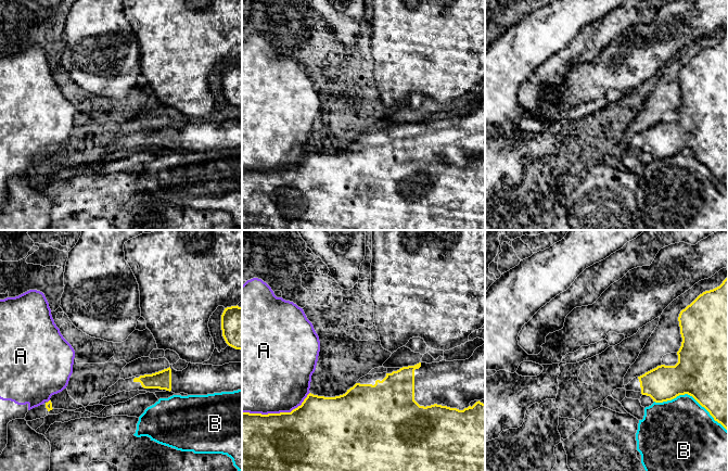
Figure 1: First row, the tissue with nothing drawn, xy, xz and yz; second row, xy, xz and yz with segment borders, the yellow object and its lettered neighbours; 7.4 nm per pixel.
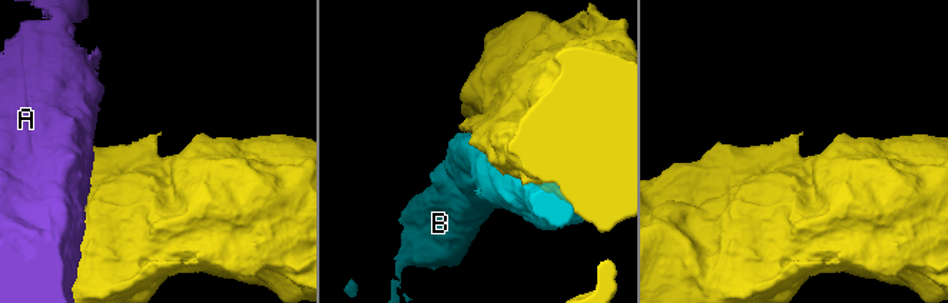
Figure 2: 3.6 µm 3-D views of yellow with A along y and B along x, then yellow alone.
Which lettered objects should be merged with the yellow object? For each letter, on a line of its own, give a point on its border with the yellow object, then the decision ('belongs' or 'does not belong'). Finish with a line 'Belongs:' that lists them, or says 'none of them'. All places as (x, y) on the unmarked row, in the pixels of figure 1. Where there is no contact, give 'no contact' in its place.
A: meets yellow in xz at (277, 170); does not belong
B: meets yellow in yz at (691, 152); does not belong
Belongs: none of them

